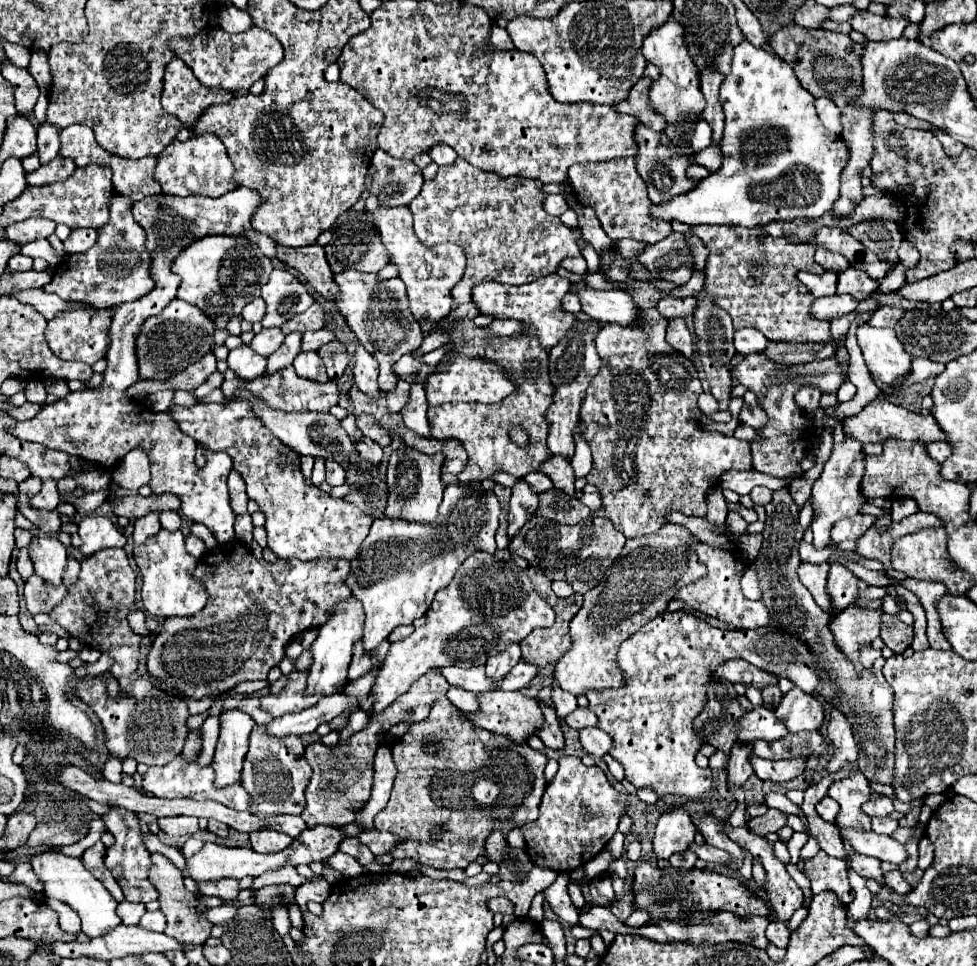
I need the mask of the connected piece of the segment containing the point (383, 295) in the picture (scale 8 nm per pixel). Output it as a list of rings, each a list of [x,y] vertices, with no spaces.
[[[346,269],[336,277],[340,285],[340,311],[344,313],[350,329],[356,333],[358,341],[374,355],[380,363],[380,389],[390,393],[396,387],[396,377],[392,373],[392,363],[402,355],[412,353],[416,345],[422,343],[422,329],[412,321],[412,313],[408,313],[408,301],[404,297],[404,283],[394,277],[388,281],[380,281],[374,273],[360,273],[354,269]]]

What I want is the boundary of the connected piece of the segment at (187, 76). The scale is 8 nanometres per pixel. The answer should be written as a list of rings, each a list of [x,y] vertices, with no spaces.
[[[172,59],[166,65],[162,107],[166,113],[178,117],[186,129],[192,129],[192,125],[210,105],[228,103],[232,97],[232,91],[212,91],[204,87],[194,77],[192,69],[180,59]]]

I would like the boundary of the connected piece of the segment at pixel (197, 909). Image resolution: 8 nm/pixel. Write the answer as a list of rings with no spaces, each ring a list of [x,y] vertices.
[[[150,853],[150,861],[152,861],[152,867],[148,871],[148,879],[160,893],[160,897],[158,897],[160,911],[166,915],[166,929],[164,929],[164,933],[172,935],[172,937],[176,937],[178,941],[184,941],[184,943],[198,943],[198,945],[202,945],[206,941],[206,937],[210,935],[210,929],[212,929],[212,925],[208,925],[208,921],[204,921],[206,905],[200,901],[200,897],[196,897],[194,893],[188,893],[184,889],[184,885],[182,885],[182,871],[176,869],[170,863],[170,859],[166,859],[160,853]]]

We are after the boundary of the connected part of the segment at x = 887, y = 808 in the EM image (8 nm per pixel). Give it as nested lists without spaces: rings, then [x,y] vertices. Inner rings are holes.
[[[880,797],[876,801],[868,801],[868,803],[862,805],[862,809],[870,817],[886,817],[886,815],[890,815],[894,811],[892,801],[888,797]]]

